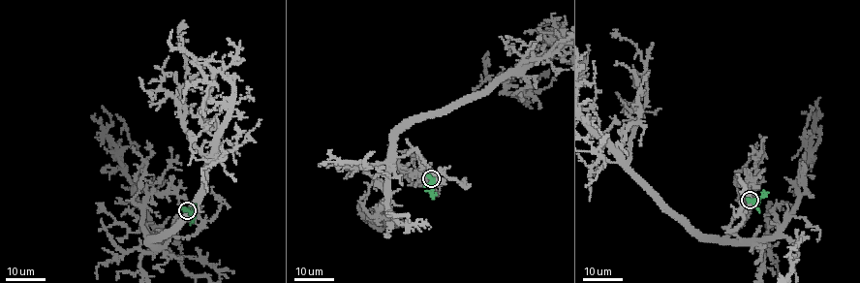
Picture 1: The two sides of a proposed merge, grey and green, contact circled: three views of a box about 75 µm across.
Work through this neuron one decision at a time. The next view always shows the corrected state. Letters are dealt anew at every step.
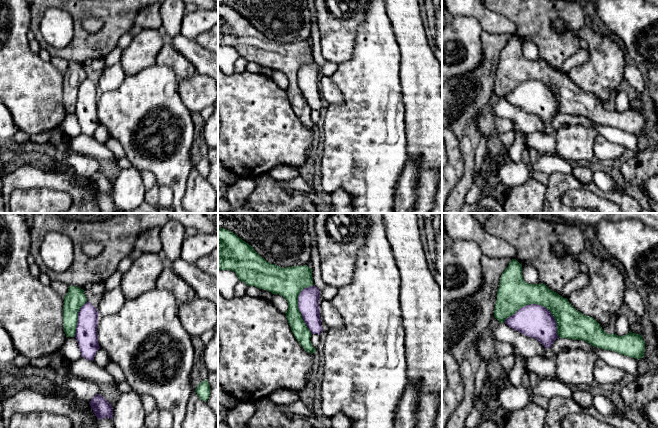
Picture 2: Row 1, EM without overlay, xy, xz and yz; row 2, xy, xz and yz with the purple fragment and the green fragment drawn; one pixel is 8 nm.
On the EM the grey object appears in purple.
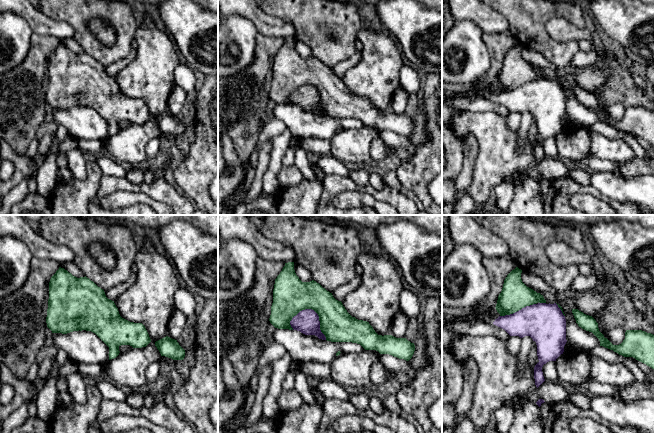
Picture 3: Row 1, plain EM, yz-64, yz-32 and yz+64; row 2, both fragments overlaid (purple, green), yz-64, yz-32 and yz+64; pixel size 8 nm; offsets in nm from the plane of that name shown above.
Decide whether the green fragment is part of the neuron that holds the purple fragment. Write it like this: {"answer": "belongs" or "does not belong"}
{"answer": "does not belong"}

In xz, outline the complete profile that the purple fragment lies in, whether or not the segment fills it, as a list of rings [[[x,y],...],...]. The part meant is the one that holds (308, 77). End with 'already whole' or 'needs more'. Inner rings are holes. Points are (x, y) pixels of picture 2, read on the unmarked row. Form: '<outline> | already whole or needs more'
[[[313,61],[304,64],[298,73],[298,85],[312,110],[320,111],[323,107],[319,84],[320,67]]] | already whole

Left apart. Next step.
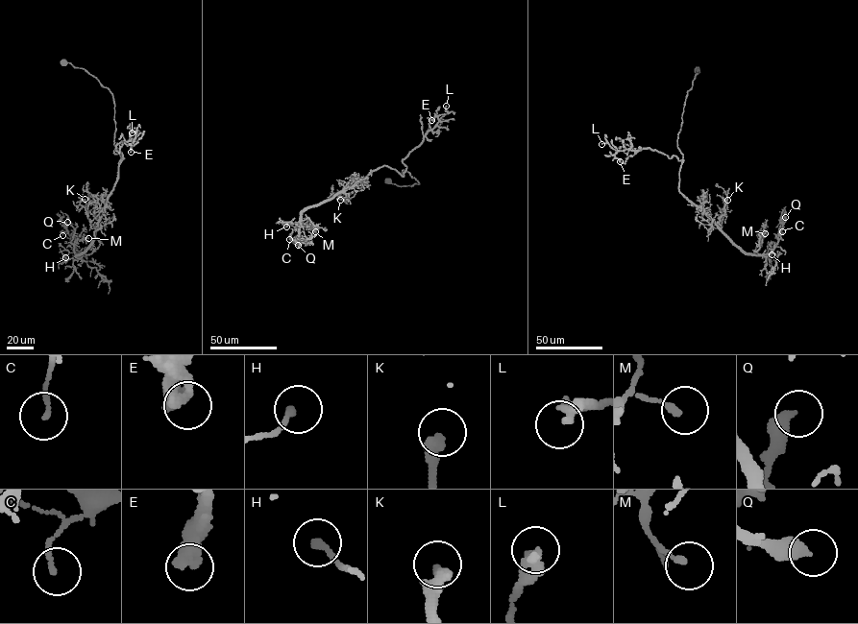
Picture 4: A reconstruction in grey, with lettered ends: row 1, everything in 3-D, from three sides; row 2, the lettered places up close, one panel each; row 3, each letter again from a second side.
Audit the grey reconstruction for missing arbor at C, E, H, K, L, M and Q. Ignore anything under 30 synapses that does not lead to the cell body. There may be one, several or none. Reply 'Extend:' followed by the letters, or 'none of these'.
Extend: K

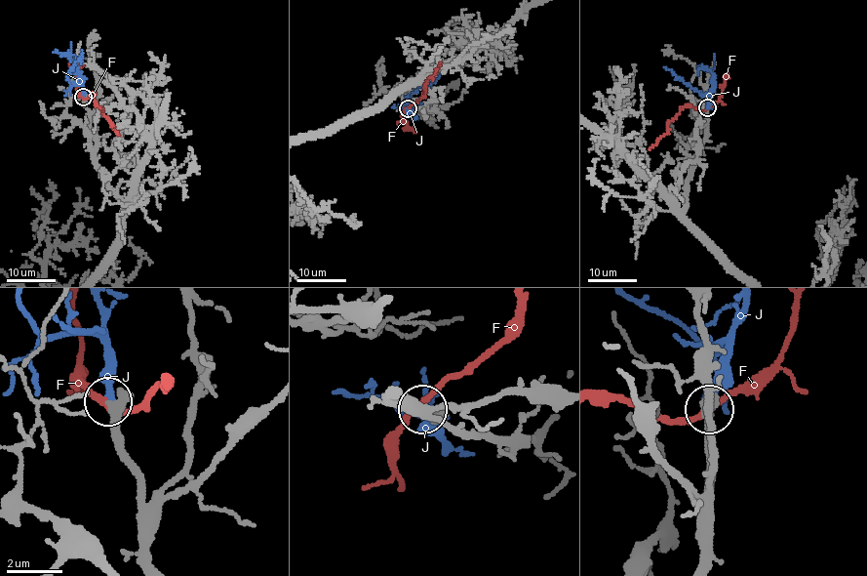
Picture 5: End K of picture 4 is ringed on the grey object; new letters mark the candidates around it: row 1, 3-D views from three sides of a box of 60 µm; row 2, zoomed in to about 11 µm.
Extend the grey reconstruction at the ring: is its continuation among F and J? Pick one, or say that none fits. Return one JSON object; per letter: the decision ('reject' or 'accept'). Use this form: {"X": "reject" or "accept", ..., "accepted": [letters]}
{"F": "reject", "J": "accept", "accepted": ["J"]}

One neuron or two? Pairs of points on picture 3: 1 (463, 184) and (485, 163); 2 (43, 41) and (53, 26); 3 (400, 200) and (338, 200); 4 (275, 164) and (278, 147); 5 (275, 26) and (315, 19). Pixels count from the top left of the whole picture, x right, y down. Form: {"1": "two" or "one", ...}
{"1": "two", "2": "two", "3": "two", "4": "one", "5": "two"}

